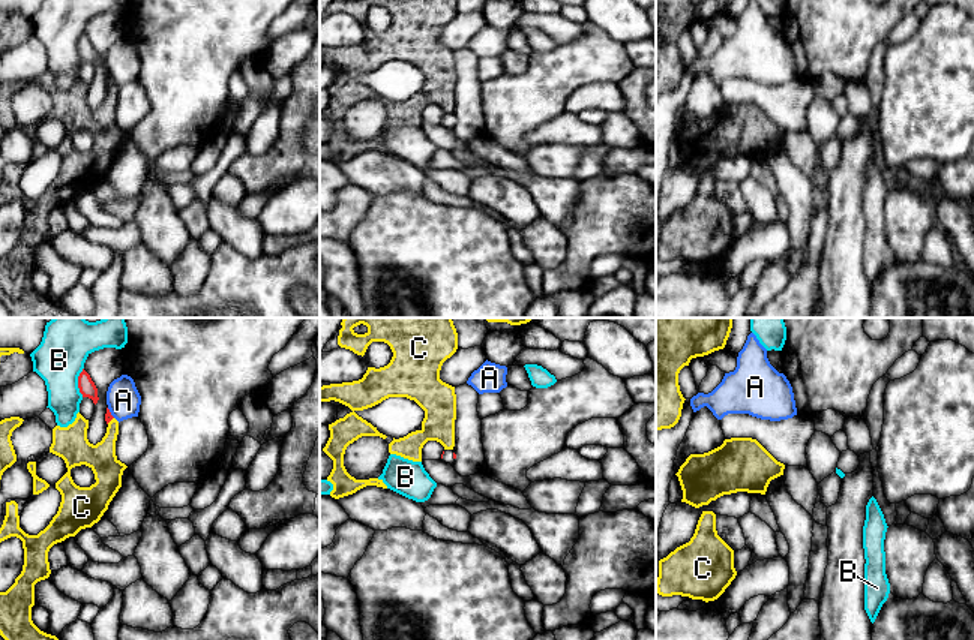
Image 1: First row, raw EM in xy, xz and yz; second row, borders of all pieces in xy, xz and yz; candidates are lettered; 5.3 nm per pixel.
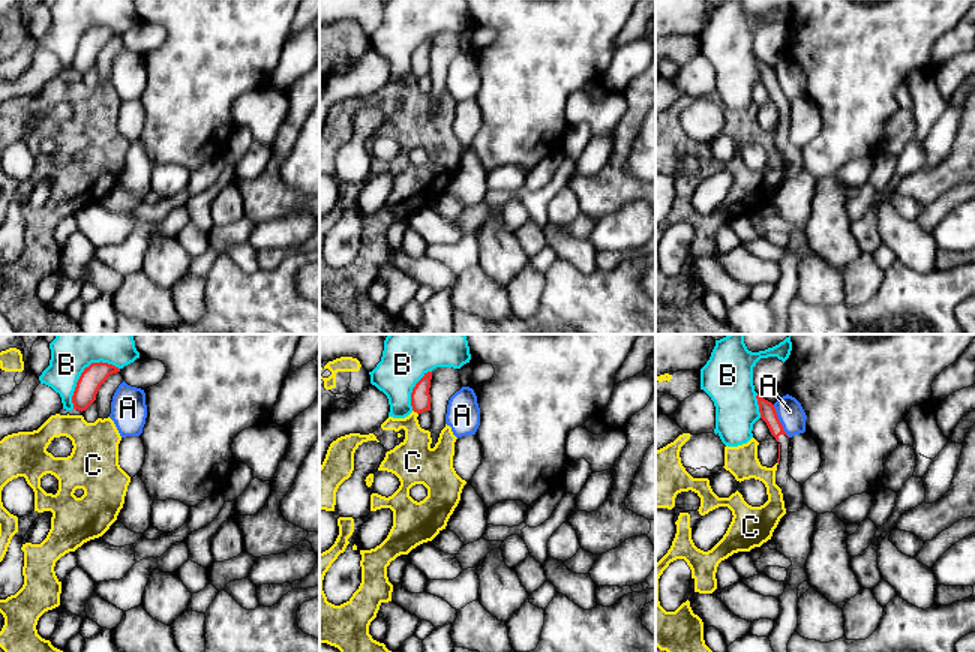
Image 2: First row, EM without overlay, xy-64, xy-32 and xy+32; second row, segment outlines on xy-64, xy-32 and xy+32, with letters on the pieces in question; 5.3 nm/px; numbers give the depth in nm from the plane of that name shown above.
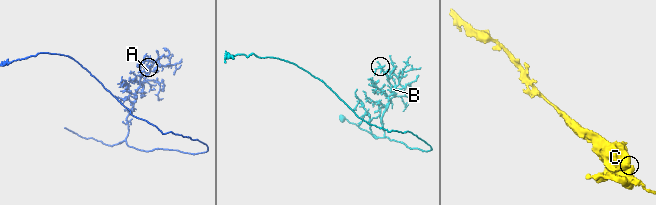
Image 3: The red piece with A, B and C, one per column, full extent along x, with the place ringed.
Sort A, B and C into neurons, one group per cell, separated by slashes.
A / B / C

